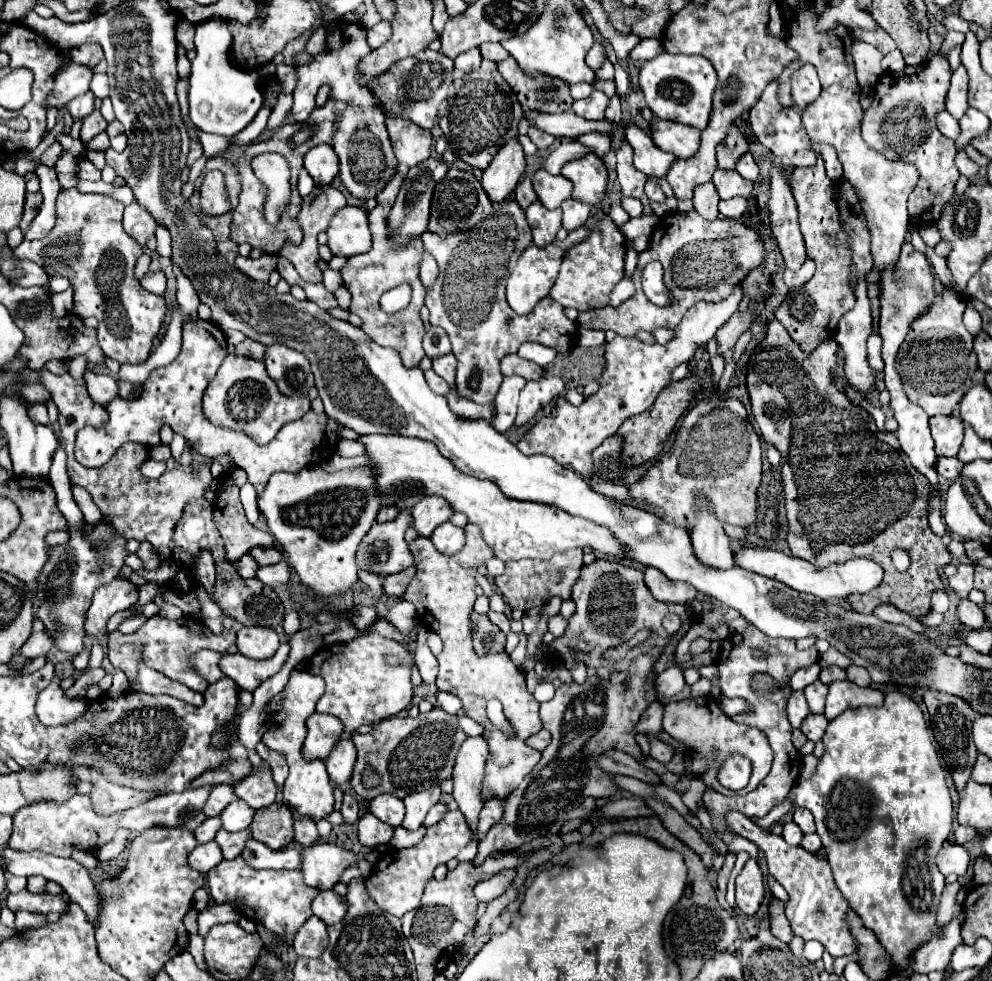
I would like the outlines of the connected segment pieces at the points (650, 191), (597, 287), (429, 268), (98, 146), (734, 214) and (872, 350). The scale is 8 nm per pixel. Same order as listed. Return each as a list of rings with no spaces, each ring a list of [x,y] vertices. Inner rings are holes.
[[[656,177],[648,179],[648,183],[646,183],[646,197],[648,197],[650,201],[658,201],[658,203],[662,203],[666,197],[664,197],[664,193],[662,193],[662,189],[658,187],[656,181],[658,181]]]
[[[604,217],[600,223],[592,227],[590,235],[582,243],[566,251],[560,275],[550,291],[550,297],[558,301],[562,307],[574,307],[578,311],[606,307],[614,285],[624,277],[624,255],[626,255],[624,235],[608,217]]]
[[[424,253],[422,265],[420,265],[420,279],[422,279],[422,285],[426,287],[426,291],[430,291],[436,277],[438,277],[438,265],[430,253]]]
[[[102,132],[88,142],[83,142],[85,148],[106,151],[110,147],[110,138],[106,132]]]
[[[732,197],[728,201],[720,201],[718,211],[726,219],[738,219],[746,211],[746,199],[744,197]]]
[[[870,335],[868,337],[868,363],[874,371],[882,371],[884,369],[884,363],[882,363],[882,357],[880,357],[880,335]]]

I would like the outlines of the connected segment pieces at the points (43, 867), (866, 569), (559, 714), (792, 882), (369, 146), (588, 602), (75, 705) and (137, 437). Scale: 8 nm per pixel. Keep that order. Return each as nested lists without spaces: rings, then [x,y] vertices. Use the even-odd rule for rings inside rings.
[[[4,847],[2,851],[2,859],[4,859],[4,867],[8,873],[12,875],[22,875],[22,877],[30,877],[30,875],[42,875],[50,881],[56,881],[58,885],[64,887],[64,893],[70,897],[72,903],[78,903],[82,907],[82,911],[86,913],[88,921],[92,925],[98,925],[98,915],[100,915],[100,895],[96,893],[94,889],[94,883],[92,879],[88,877],[88,871],[76,863],[74,859],[60,859],[60,857],[52,857],[48,853],[42,853],[42,851],[32,851],[32,853],[18,853],[10,847]]]
[[[742,547],[742,549],[734,551],[734,563],[752,573],[772,577],[772,579],[788,585],[794,591],[812,593],[824,601],[844,599],[846,595],[852,595],[852,593],[868,593],[882,581],[882,567],[870,559],[852,559],[846,565],[832,565],[830,569],[820,571],[814,565],[810,565],[808,561],[792,557],[792,555],[784,555],[780,551],[772,551],[766,547]]]
[[[656,647],[652,653],[642,655],[632,663],[632,677],[628,677],[630,689],[602,681],[598,677],[588,677],[582,685],[562,685],[556,689],[556,695],[550,701],[540,703],[540,719],[544,729],[550,731],[552,741],[542,751],[542,759],[536,763],[534,771],[524,777],[512,795],[508,795],[504,819],[478,843],[478,853],[472,859],[472,865],[480,865],[496,853],[512,851],[524,843],[534,841],[536,837],[546,835],[550,825],[554,825],[562,813],[578,807],[584,797],[610,797],[618,791],[612,775],[598,767],[598,755],[610,749],[618,749],[640,761],[642,751],[636,745],[634,727],[642,711],[652,701],[656,701],[648,673],[660,651],[662,649]]]
[[[728,811],[724,815],[724,821],[732,833],[754,841],[764,851],[768,873],[786,889],[786,893],[790,897],[784,905],[784,913],[790,921],[794,935],[802,937],[804,941],[810,941],[810,939],[820,941],[824,945],[824,949],[834,959],[844,957],[844,955],[854,955],[856,941],[854,941],[848,921],[846,921],[850,907],[848,907],[848,901],[844,901],[844,897],[840,895],[840,891],[836,889],[836,885],[832,881],[832,871],[830,871],[828,861],[820,859],[816,853],[810,853],[802,847],[788,845],[780,835],[760,829],[740,811]]]
[[[332,25],[326,35],[326,51],[316,55],[312,63],[296,67],[298,85],[294,89],[292,105],[292,117],[296,121],[304,121],[314,111],[314,97],[322,85],[332,87],[332,99],[342,99],[350,103],[350,107],[344,111],[344,117],[336,123],[338,131],[334,137],[334,151],[340,159],[340,179],[346,189],[358,199],[374,199],[396,171],[396,157],[392,153],[384,115],[376,107],[372,93],[358,83],[360,61],[370,51],[372,49],[366,41],[366,29],[362,25]]]
[[[596,559],[594,563],[582,567],[582,573],[576,585],[572,587],[572,601],[576,603],[576,613],[568,619],[568,627],[566,627],[566,633],[562,635],[562,643],[570,651],[574,651],[576,659],[582,661],[588,669],[606,665],[606,661],[602,659],[602,653],[610,647],[618,647],[626,643],[640,629],[650,629],[656,635],[656,639],[660,639],[660,647],[666,647],[674,639],[680,641],[692,625],[692,615],[686,605],[668,605],[668,603],[656,601],[644,583],[642,571],[614,561]],[[668,613],[676,613],[682,619],[684,623],[682,633],[668,635],[664,631],[662,619]]]
[[[54,677],[52,683],[38,695],[36,713],[42,725],[56,727],[66,725],[82,717],[82,713],[88,709],[88,701],[68,701],[64,697],[64,691],[60,689],[60,677]]]
[[[186,321],[186,327],[182,329],[180,355],[170,365],[154,369],[150,377],[142,383],[142,391],[138,397],[112,399],[106,407],[110,413],[110,421],[104,427],[82,427],[76,433],[76,459],[84,467],[102,467],[110,461],[116,449],[128,441],[136,441],[144,447],[158,445],[162,425],[170,425],[174,433],[186,439],[192,451],[206,459],[230,455],[234,465],[248,473],[248,481],[256,487],[256,491],[264,489],[270,475],[276,471],[296,473],[308,465],[328,459],[338,441],[336,431],[342,425],[332,423],[332,419],[328,419],[326,415],[316,415],[314,411],[308,411],[302,419],[284,425],[268,445],[256,445],[250,437],[244,437],[244,433],[216,429],[216,425],[204,421],[200,399],[208,383],[216,377],[224,357],[228,355],[226,345],[228,343],[224,331],[212,321]]]

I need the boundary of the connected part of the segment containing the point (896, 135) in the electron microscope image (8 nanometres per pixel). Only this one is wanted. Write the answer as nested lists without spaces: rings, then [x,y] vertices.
[[[934,55],[916,69],[904,67],[900,73],[882,73],[872,93],[872,107],[862,121],[862,137],[872,149],[878,149],[888,159],[900,157],[908,161],[920,173],[920,181],[908,199],[908,213],[914,225],[928,225],[940,219],[940,211],[954,195],[954,185],[960,177],[954,165],[954,141],[936,129],[936,113],[944,109],[950,77],[948,59],[942,55]]]

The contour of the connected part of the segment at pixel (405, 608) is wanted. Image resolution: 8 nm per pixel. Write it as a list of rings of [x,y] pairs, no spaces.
[[[400,601],[396,603],[390,611],[388,611],[388,621],[402,631],[404,635],[412,633],[412,629],[416,627],[416,607],[408,601]]]

